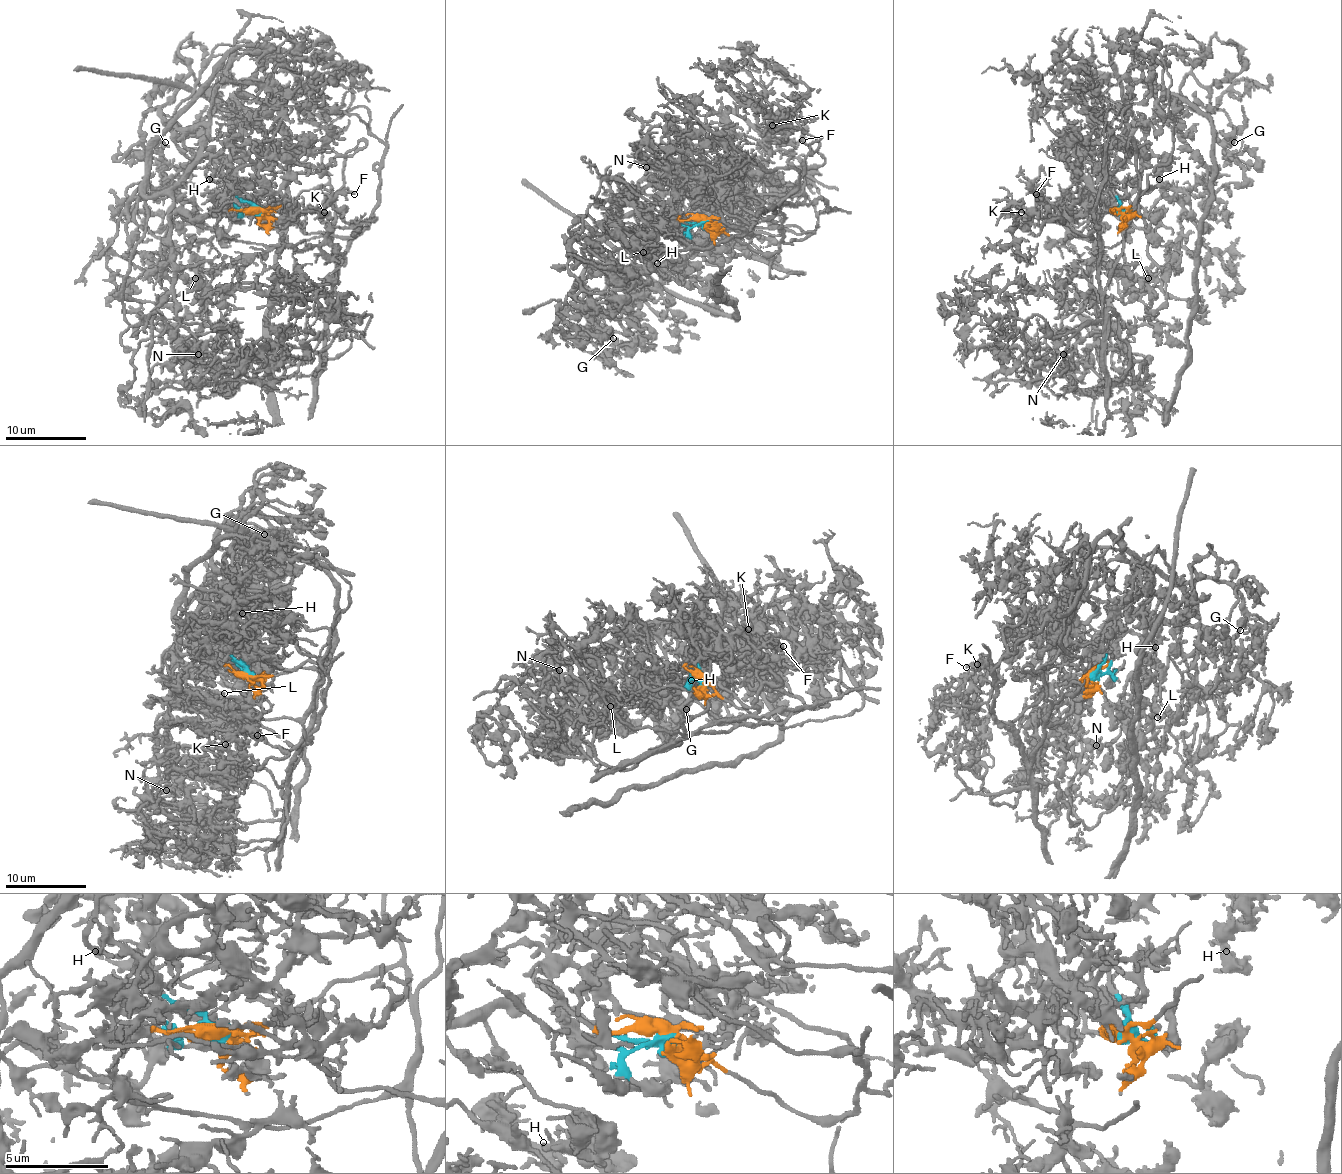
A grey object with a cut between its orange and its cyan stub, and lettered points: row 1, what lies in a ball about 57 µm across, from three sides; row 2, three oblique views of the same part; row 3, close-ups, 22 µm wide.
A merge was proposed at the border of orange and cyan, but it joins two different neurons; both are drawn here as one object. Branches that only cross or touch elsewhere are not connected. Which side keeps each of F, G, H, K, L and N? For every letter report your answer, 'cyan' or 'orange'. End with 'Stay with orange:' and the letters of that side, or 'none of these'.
F: orange
G: cyan
H: cyan
K: orange
L: cyan
N: orange
Stay with orange: F, K, N

